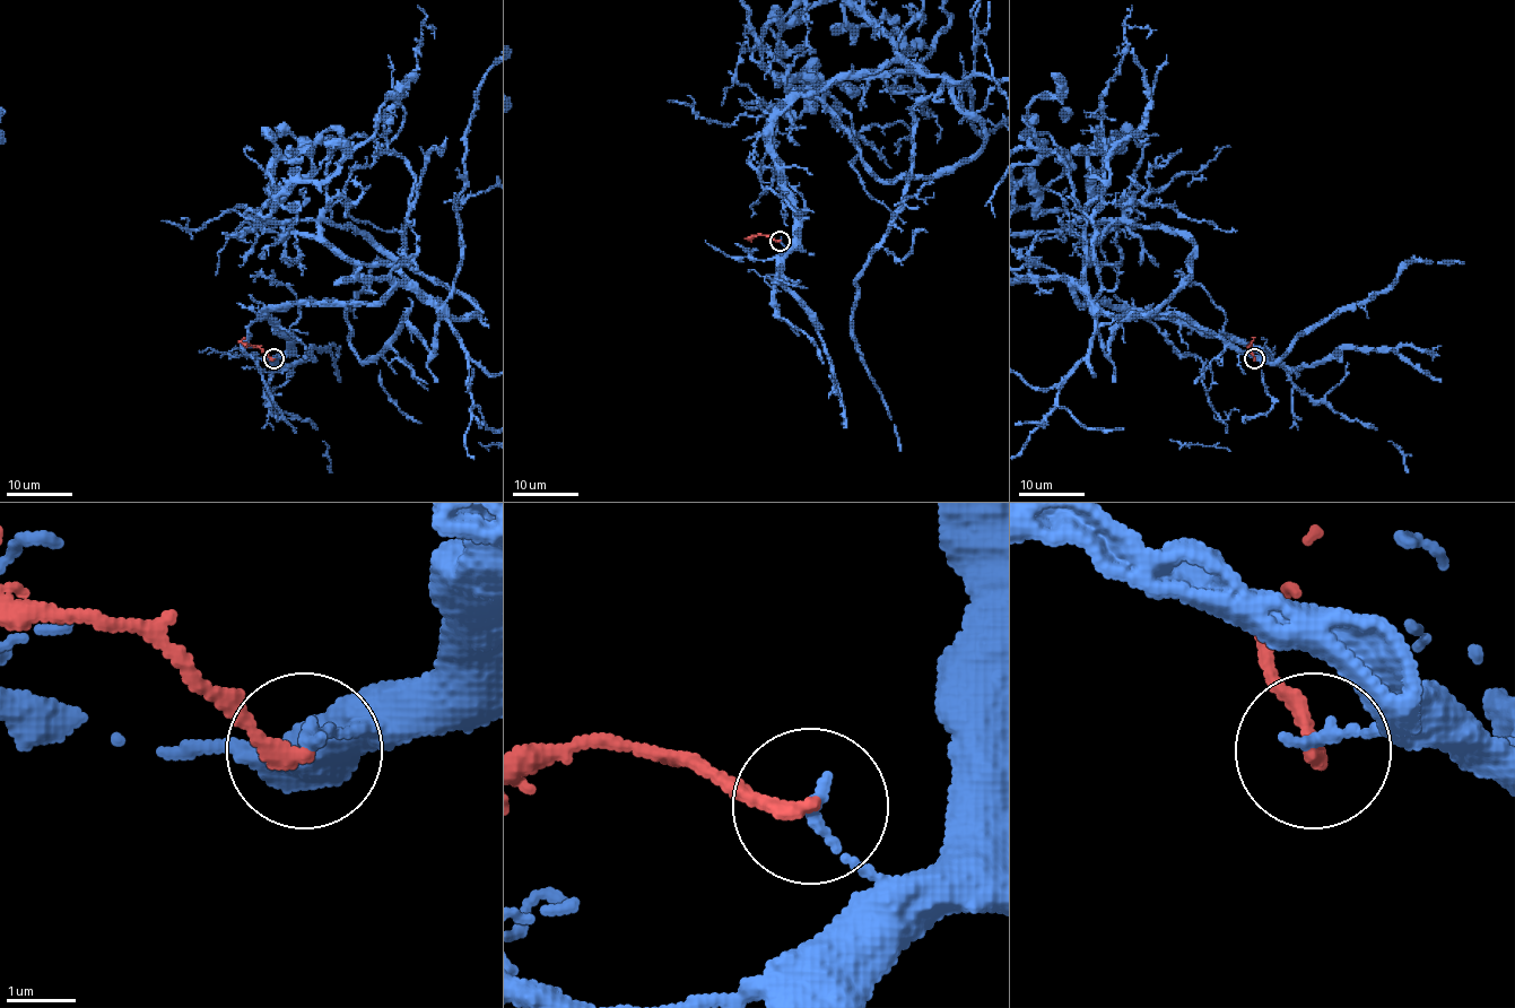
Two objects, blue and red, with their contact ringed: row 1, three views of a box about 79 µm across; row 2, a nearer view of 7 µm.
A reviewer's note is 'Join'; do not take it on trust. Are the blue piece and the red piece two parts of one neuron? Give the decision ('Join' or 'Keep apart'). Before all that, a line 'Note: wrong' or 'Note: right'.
Note: wrong
Keep apart

